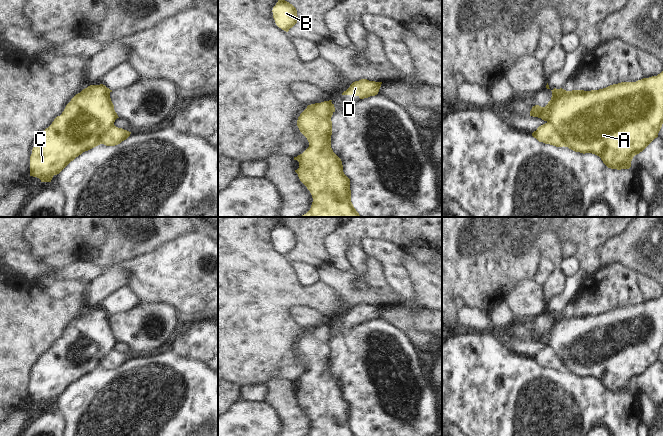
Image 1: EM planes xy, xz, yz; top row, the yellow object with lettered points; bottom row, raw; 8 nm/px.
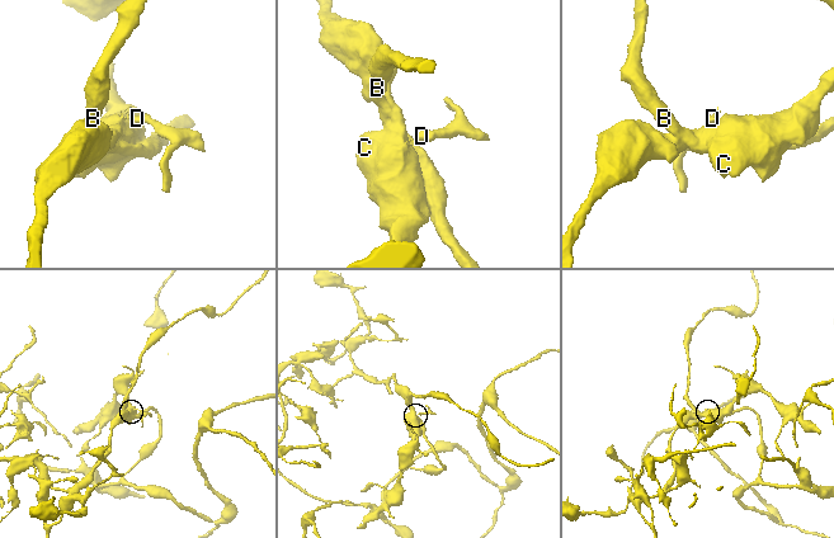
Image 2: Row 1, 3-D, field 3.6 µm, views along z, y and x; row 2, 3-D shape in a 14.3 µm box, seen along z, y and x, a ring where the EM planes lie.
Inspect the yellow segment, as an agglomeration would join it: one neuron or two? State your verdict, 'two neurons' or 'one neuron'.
two neurons

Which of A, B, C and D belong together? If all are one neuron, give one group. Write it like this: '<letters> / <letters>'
A B C / D

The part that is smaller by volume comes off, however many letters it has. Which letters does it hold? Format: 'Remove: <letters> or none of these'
Remove: D

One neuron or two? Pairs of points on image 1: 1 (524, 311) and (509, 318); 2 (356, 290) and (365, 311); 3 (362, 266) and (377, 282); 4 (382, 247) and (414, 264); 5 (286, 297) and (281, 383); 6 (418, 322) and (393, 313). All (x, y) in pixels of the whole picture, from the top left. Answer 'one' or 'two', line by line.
1: two
2: two
3: two
4: two
5: two
6: one

